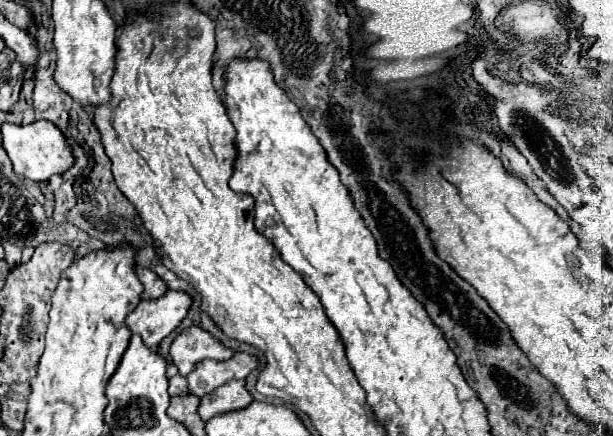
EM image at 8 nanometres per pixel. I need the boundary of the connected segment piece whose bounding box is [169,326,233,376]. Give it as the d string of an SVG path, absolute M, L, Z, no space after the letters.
M191 326L183 330L173 344L169 346L171 362L179 368L179 374L187 376L197 362L201 360L227 360L233 356L231 350L221 346L209 332L201 330L199 326Z

